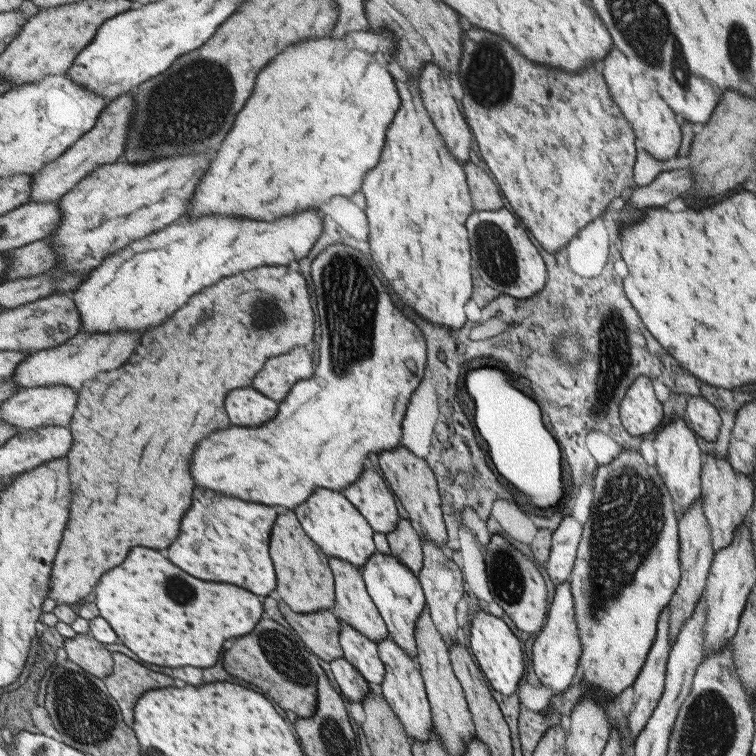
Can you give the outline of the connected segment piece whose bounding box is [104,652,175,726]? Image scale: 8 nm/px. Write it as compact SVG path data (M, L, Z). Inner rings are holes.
M113 652L116 662L116 668L113 674L104 678L107 683L109 692L117 699L121 707L121 714L127 726L133 726L135 722L135 710L129 710L129 692L132 688L141 688L151 690L151 688L167 688L167 686L175 686L175 678L167 676L167 674L159 674L153 672L149 668L145 668L141 664L137 664L133 658Z

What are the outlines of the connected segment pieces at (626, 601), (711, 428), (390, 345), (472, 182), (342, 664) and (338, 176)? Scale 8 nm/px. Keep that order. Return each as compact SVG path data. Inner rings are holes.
M624 449L609 464L598 466L593 479L591 520L582 524L581 538L570 572L572 594L577 594L577 622L585 634L582 680L593 684L601 696L613 698L634 684L655 639L660 612L668 606L680 579L677 517L671 494L655 465L643 461L639 451Z
M688 397L684 412L691 430L701 435L704 445L711 445L719 436L720 427L723 425L719 410L705 398Z
M342 243L329 245L312 261L311 275L323 328L320 360L310 381L315 380L317 386L303 386L305 382L297 382L289 398L281 404L281 414L261 428L233 426L205 438L205 442L197 446L191 466L197 486L205 486L227 496L231 494L247 502L287 506L295 510L319 488L340 491L359 480L370 462L367 454L377 454L399 445L401 420L409 396L423 378L425 339L421 330L395 308L385 286L377 278L371 258L363 252ZM315 396L323 402L315 402ZM265 442L293 446L261 446Z
M465 163L465 172L469 172L469 186L473 186L473 198L477 198L477 211L493 211L503 207L499 188L479 166Z
M338 658L332 660L330 666L336 680L336 688L345 695L345 698L350 702L357 702L367 696L370 684L350 662L344 658Z
M354 30L348 32L349 38L335 38L334 36L326 36L325 38L310 38L310 40L302 40L301 46L291 46L289 50L285 50L283 54L279 54L263 72L261 78L257 78L257 90L253 92L253 98L249 100L249 106L245 106L245 110L241 110L241 114L237 116L237 122L229 134L229 138L225 138L225 146L221 146L219 156L213 160L209 172L205 174L205 178L201 180L201 184L197 186L194 194L192 205L190 206L186 217L208 216L208 214L225 214L225 216L245 216L245 218L253 218L253 220L279 220L281 216L291 216L295 212L303 212L303 210L311 210L311 208L321 208L323 204L329 204L333 196L353 196L362 185L364 174L371 170L379 160L381 150L383 148L383 134L394 117L395 111L400 108L399 98L393 86L393 80L389 76L389 72L385 70L387 60L385 60L385 52L393 50L393 42L391 42L392 34L390 32L369 32L369 30Z

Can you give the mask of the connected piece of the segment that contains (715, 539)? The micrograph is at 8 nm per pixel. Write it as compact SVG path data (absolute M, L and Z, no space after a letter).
M711 454L708 456L701 473L700 499L709 522L713 550L721 550L731 544L735 530L743 524L749 510L752 510L754 505L752 477L738 473L725 457L714 457Z

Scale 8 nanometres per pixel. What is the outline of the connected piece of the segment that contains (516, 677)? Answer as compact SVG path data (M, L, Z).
M477 611L471 619L469 648L474 652L478 665L492 684L493 690L503 696L512 696L523 676L523 652L519 648L519 640L511 634L507 625L490 613Z

